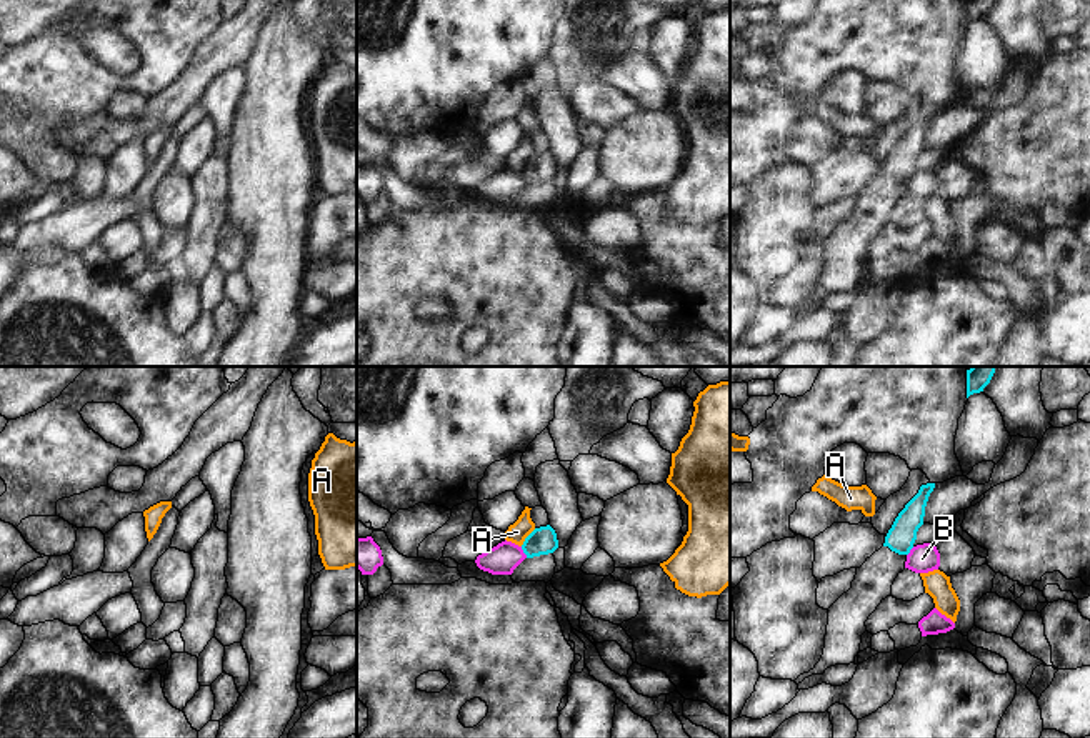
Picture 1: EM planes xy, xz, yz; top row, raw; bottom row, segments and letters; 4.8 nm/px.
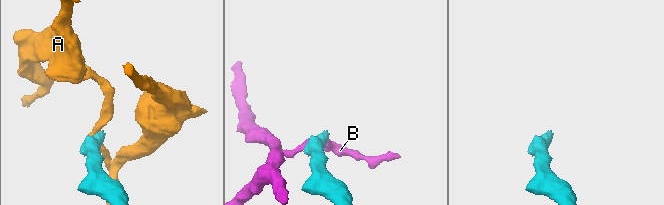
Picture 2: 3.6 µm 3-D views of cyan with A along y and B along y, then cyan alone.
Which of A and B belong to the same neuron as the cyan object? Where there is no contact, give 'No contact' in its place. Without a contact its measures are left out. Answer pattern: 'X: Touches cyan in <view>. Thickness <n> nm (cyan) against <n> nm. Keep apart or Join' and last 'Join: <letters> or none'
A: Touches cyan in xz. Thickness 130 nm (cyan) against 90 nm. Keep apart
B: Touches cyan in xz. Thickness 130 nm (cyan) against 150 nm. Keep apart
Join: none

